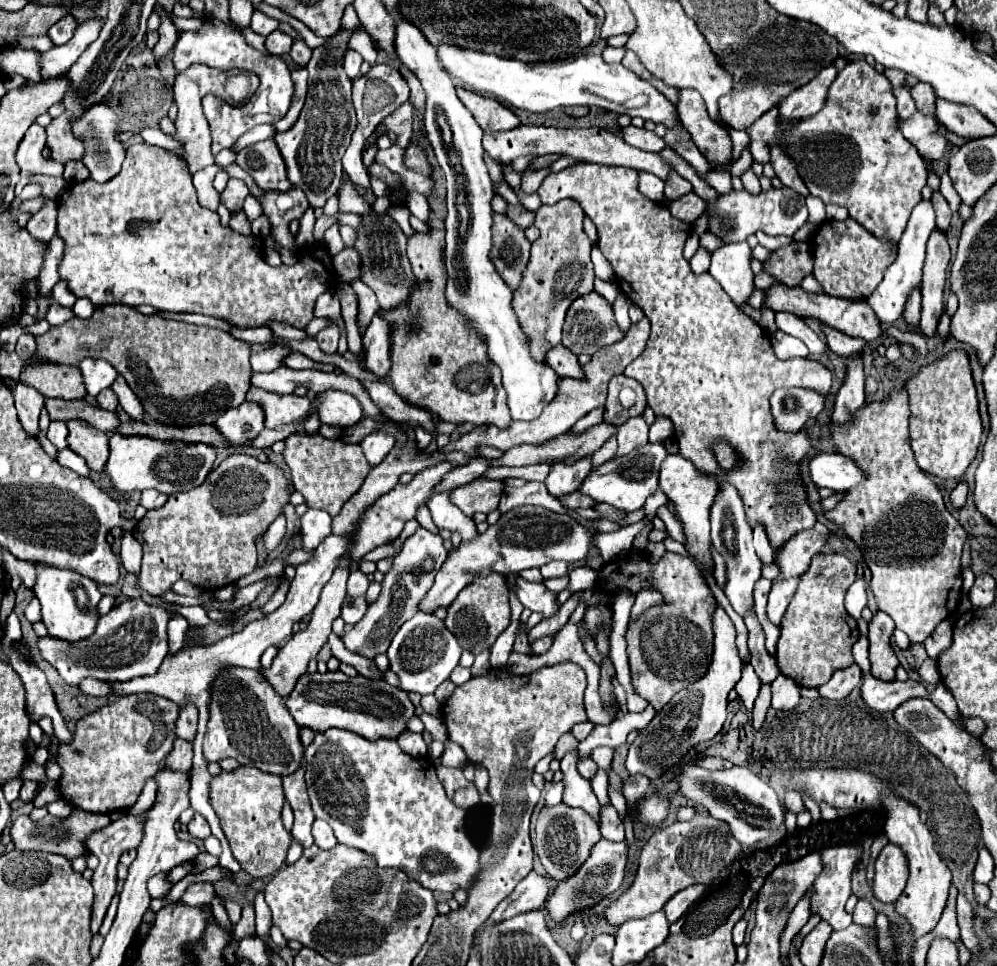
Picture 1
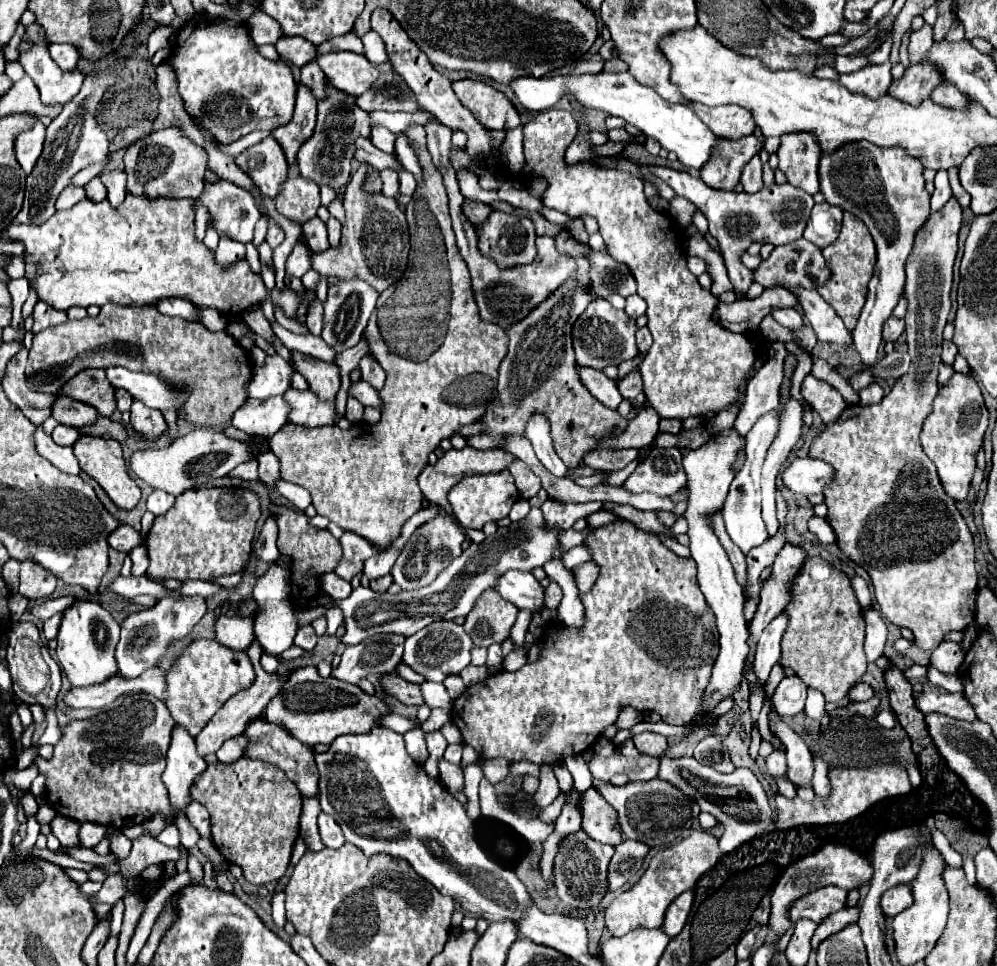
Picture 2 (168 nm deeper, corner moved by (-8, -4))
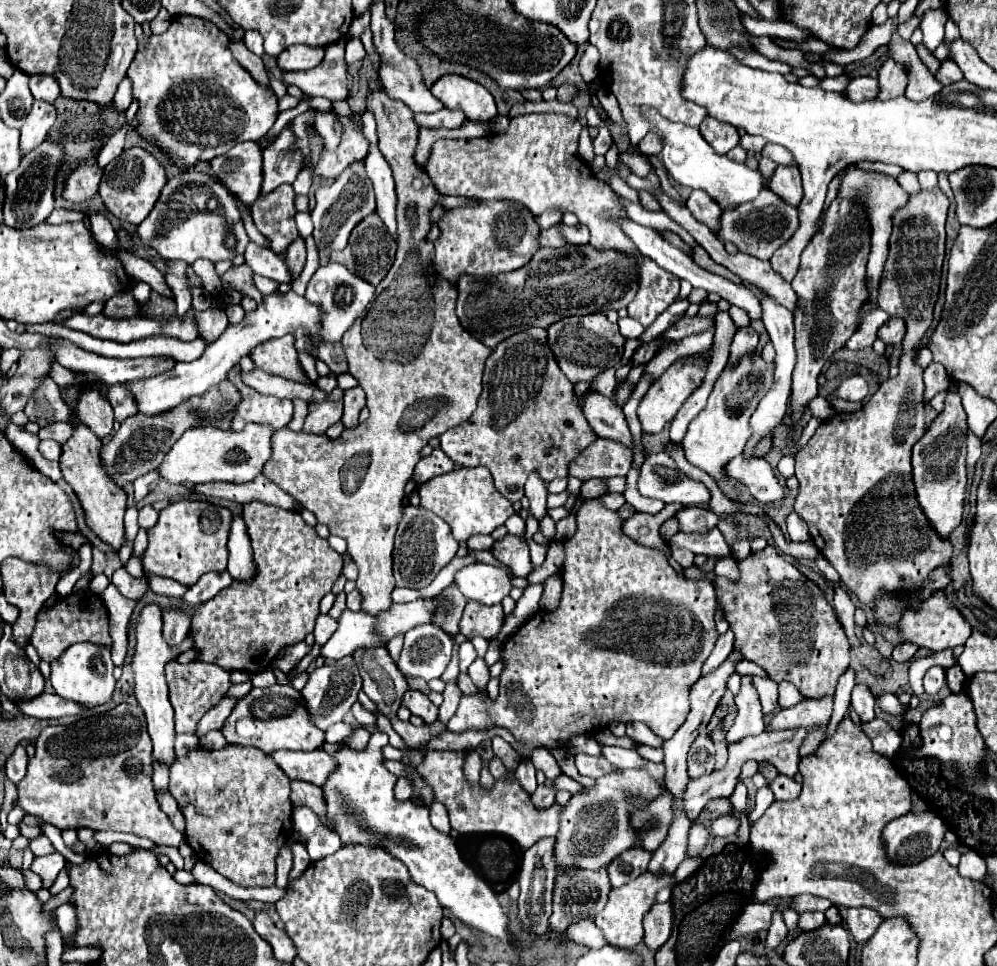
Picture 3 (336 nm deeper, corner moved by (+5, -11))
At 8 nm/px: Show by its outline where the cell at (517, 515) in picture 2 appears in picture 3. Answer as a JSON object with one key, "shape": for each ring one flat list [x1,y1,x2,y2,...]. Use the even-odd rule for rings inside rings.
{"shape":[[513,514,513,516,505,522,505,526,507,526,507,530,509,530,511,534,517,534,517,536,523,536,523,532,525,532,525,520,523,520,519,514]]}

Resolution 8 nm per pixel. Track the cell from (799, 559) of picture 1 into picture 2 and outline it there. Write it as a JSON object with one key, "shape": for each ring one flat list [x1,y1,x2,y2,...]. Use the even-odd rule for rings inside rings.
{"shape":[[786,543,782,547,782,551,776,555,776,561,772,565,772,573,770,577,762,583,760,589,760,603,758,603,758,611,750,623,750,653,746,659,746,667,752,663,754,659,754,651,756,651,756,641,762,633,762,629,780,613,784,611,786,603,790,603,792,599,792,585,796,581,796,575,800,573,800,567,804,565,804,559,808,557,806,549,802,545,794,545,794,543]]}

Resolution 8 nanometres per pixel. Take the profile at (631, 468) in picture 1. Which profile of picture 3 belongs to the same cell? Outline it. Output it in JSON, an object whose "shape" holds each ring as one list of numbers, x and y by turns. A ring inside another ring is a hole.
{"shape":[[665,452,647,456,637,484,643,496,663,500,665,504,679,502,685,506,701,506,711,498,711,490,705,484,687,478]]}

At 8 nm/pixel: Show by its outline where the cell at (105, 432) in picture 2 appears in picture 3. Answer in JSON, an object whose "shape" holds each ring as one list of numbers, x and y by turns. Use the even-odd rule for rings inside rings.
{"shape":[[69,422,51,424,51,426,45,426,45,428,41,428,41,430,37,432,39,440,47,440,47,438,51,438,51,440,55,440,55,442,59,442,59,444,67,442,67,438,69,438,71,434,73,434,73,426,71,426]]}

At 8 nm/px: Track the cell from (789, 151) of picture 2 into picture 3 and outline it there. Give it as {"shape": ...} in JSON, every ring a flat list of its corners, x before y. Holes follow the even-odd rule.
{"shape":[[779,166,769,182,769,190,779,194,779,198,785,198,787,204,799,206,799,202,803,198,799,168,797,166]]}

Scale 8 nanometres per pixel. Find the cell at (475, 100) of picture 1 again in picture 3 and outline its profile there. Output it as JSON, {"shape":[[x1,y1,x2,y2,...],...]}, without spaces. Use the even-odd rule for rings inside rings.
{"shape":[[445,74,431,86,431,92,445,108,461,108,469,120,491,122,497,116,491,92,465,76]]}

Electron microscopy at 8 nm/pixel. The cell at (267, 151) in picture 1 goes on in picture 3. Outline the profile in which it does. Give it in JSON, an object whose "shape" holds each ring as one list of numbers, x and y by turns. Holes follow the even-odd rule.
{"shape":[[257,142,235,144,227,154,213,158,209,164,217,180,243,204,251,204,259,198,263,158]]}

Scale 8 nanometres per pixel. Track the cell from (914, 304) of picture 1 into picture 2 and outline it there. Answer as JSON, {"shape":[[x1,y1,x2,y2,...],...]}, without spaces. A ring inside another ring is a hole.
{"shape":[[952,197,938,213,930,215,930,219,924,223,924,227,918,231,916,235,916,241,914,241,914,249,906,261,906,287,904,287,904,295,908,299,908,313,904,317,906,321,906,341,908,341,908,353,912,357,912,365,910,365,910,371,906,375,902,375,896,385,892,387,892,391,876,405,850,405,846,407,846,411,838,417,838,421,830,423,812,443,810,447,810,457,818,457,818,459,824,459,828,461,834,469,836,469,836,477,832,481,832,485,828,485,824,489,824,497,826,497,826,505,828,505,828,517,826,521,832,525,834,533,836,533,836,539,838,539,838,545,840,549,852,559,856,561,858,565,862,565,870,577,872,577,872,583,874,583,874,597,880,605,880,611,882,615,898,625,898,627,908,627,912,633,914,633,914,643,920,647,920,649,936,649,944,635,948,631,960,631,960,629,966,629,974,617,974,611,976,611,976,591,978,591,978,579,976,579,976,563,974,563,974,539,972,539,972,533,968,531,962,515,958,513,956,509,956,503,950,499,950,495,944,491,942,483,940,483,940,477,936,473,936,467,934,463,924,455,922,447,920,447,920,429,922,429,922,423,924,423,924,417,928,415,928,411,932,411,932,401,938,393,938,363,940,363,940,347,942,347,942,329,948,321,948,313,950,313,950,287,952,287,952,267,954,267,954,259,956,259,956,253,958,253,958,231,960,231,960,225,962,225,962,209,960,209,960,203]]}

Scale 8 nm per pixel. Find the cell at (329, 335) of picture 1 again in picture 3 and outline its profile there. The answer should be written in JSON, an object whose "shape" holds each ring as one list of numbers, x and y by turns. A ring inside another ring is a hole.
{"shape":[[331,262,329,266,323,266,313,274,305,296,309,302,321,306,321,310,323,310,323,338,325,338,325,342,337,342,351,328,353,320,363,312,363,308,373,300,375,286,371,286,367,280,351,274,345,266],[347,288,353,294,351,302,345,302,345,298,343,298]]}

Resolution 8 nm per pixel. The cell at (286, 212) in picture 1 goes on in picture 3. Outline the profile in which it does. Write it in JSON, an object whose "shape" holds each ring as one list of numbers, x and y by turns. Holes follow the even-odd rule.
{"shape":[[297,238,297,240,287,248,285,264,287,264,287,270,289,270,289,274,291,274,291,282,297,280,297,276,301,274,301,270,303,270,303,266,305,266,305,240,303,240,303,238]]}

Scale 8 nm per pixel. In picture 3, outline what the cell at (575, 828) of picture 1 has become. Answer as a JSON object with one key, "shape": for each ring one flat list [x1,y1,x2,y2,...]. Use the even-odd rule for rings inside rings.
{"shape":[[605,868,601,872,591,872,591,870,569,870,559,874,555,882,555,892,553,892,553,914,551,914,551,930,561,936,561,932,571,924,581,918,591,918,593,914,599,914,603,906,607,904,607,896,611,892,611,882,609,874]]}

